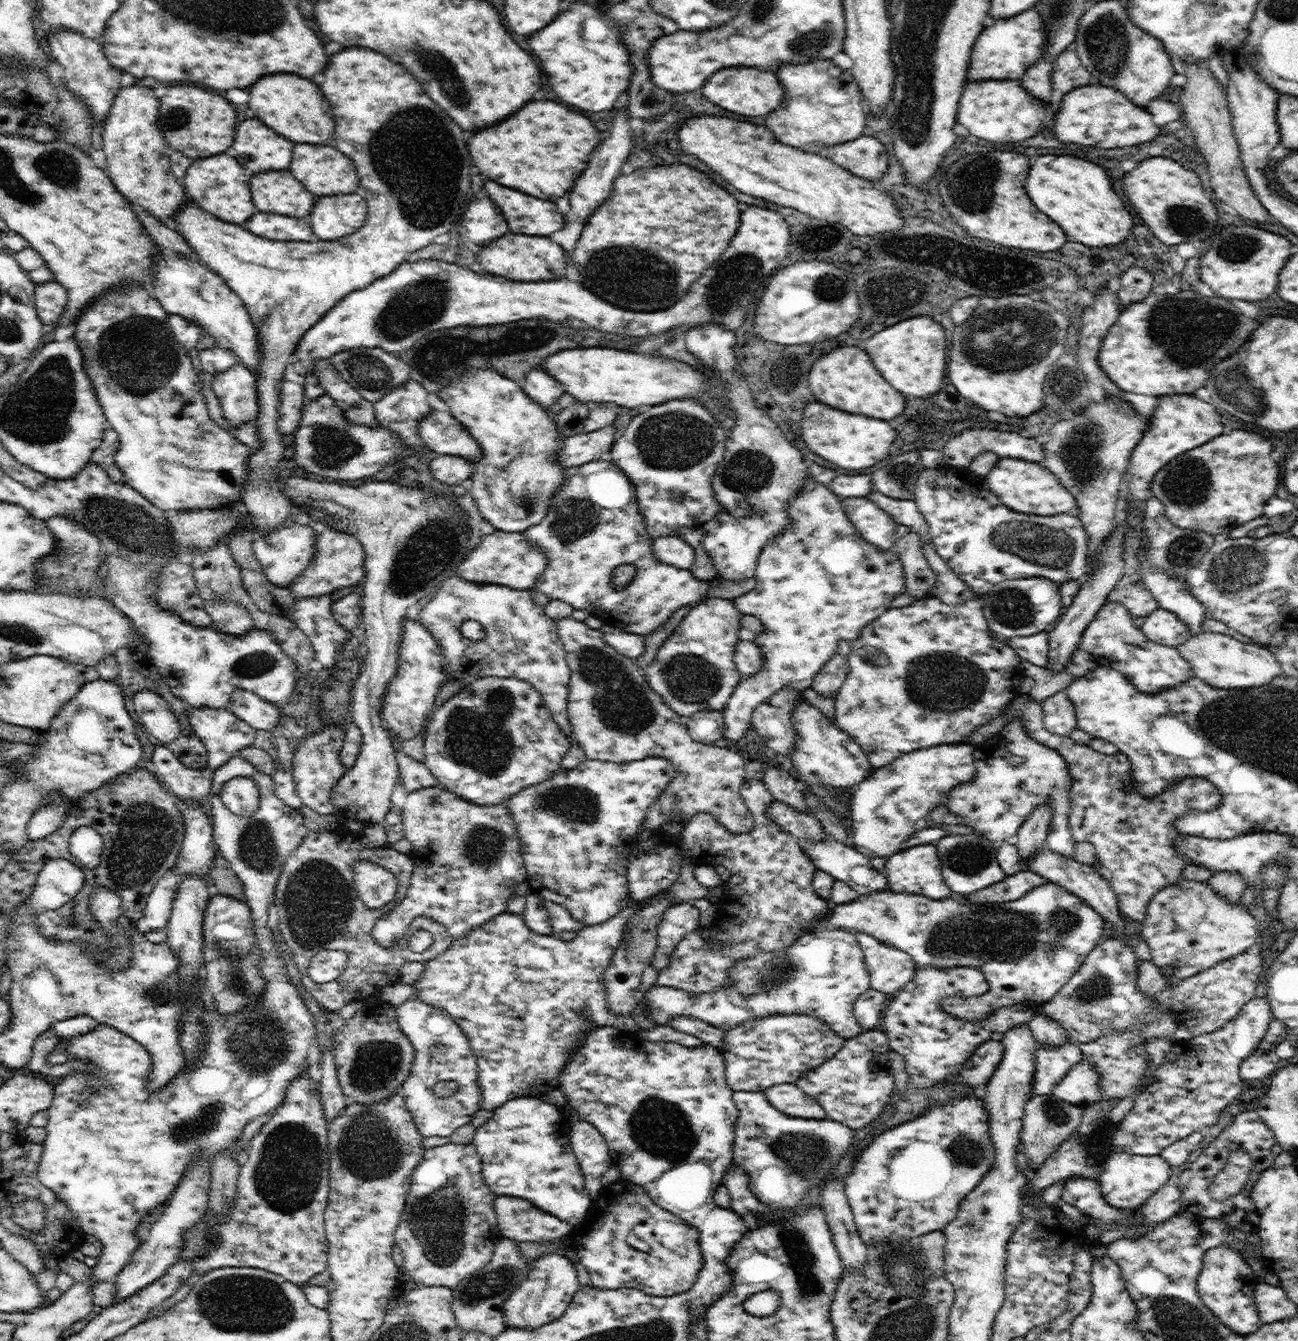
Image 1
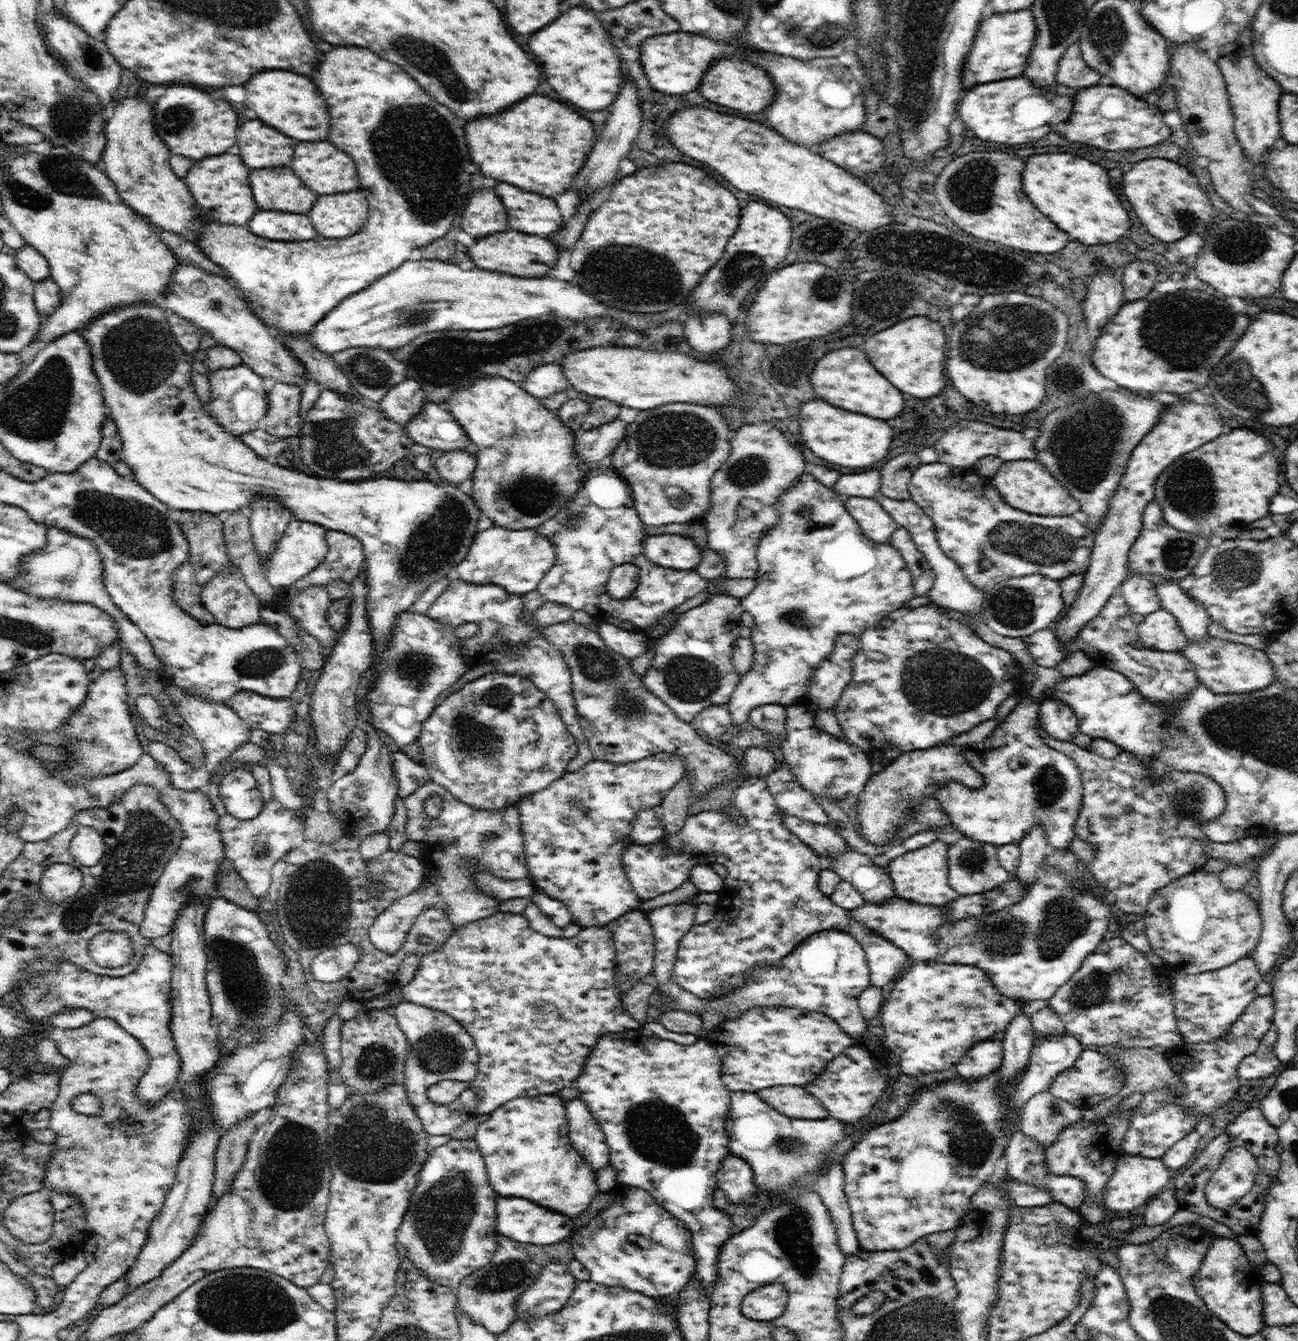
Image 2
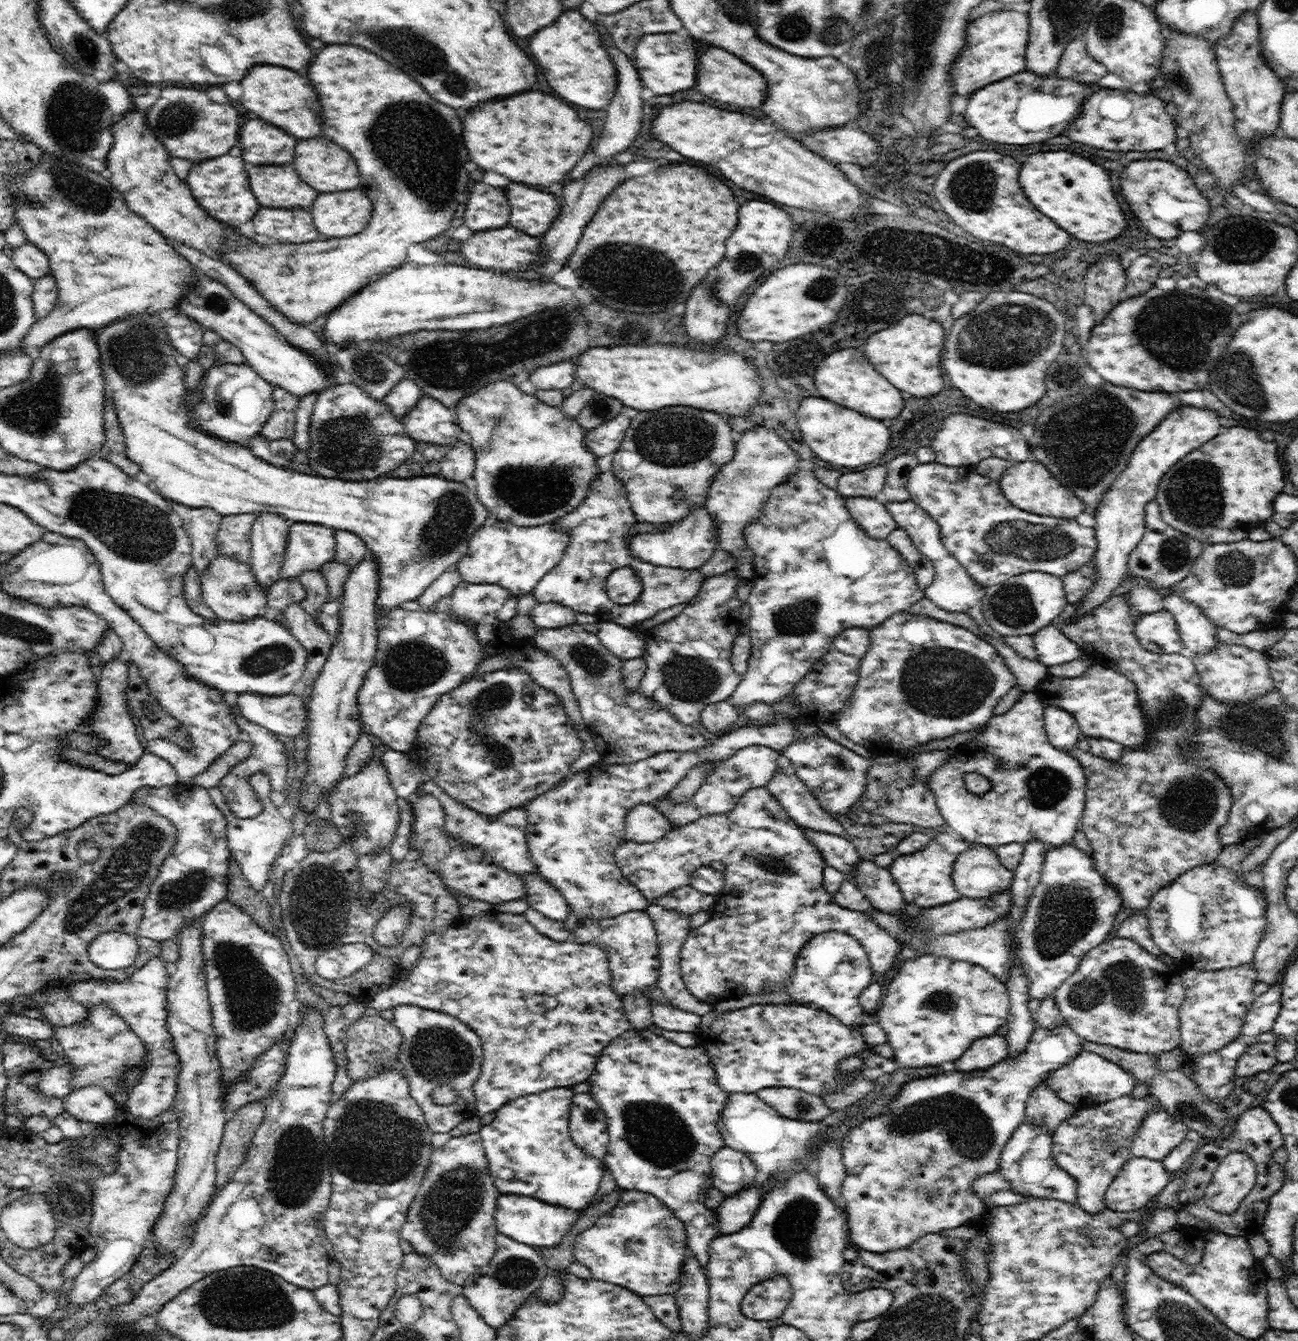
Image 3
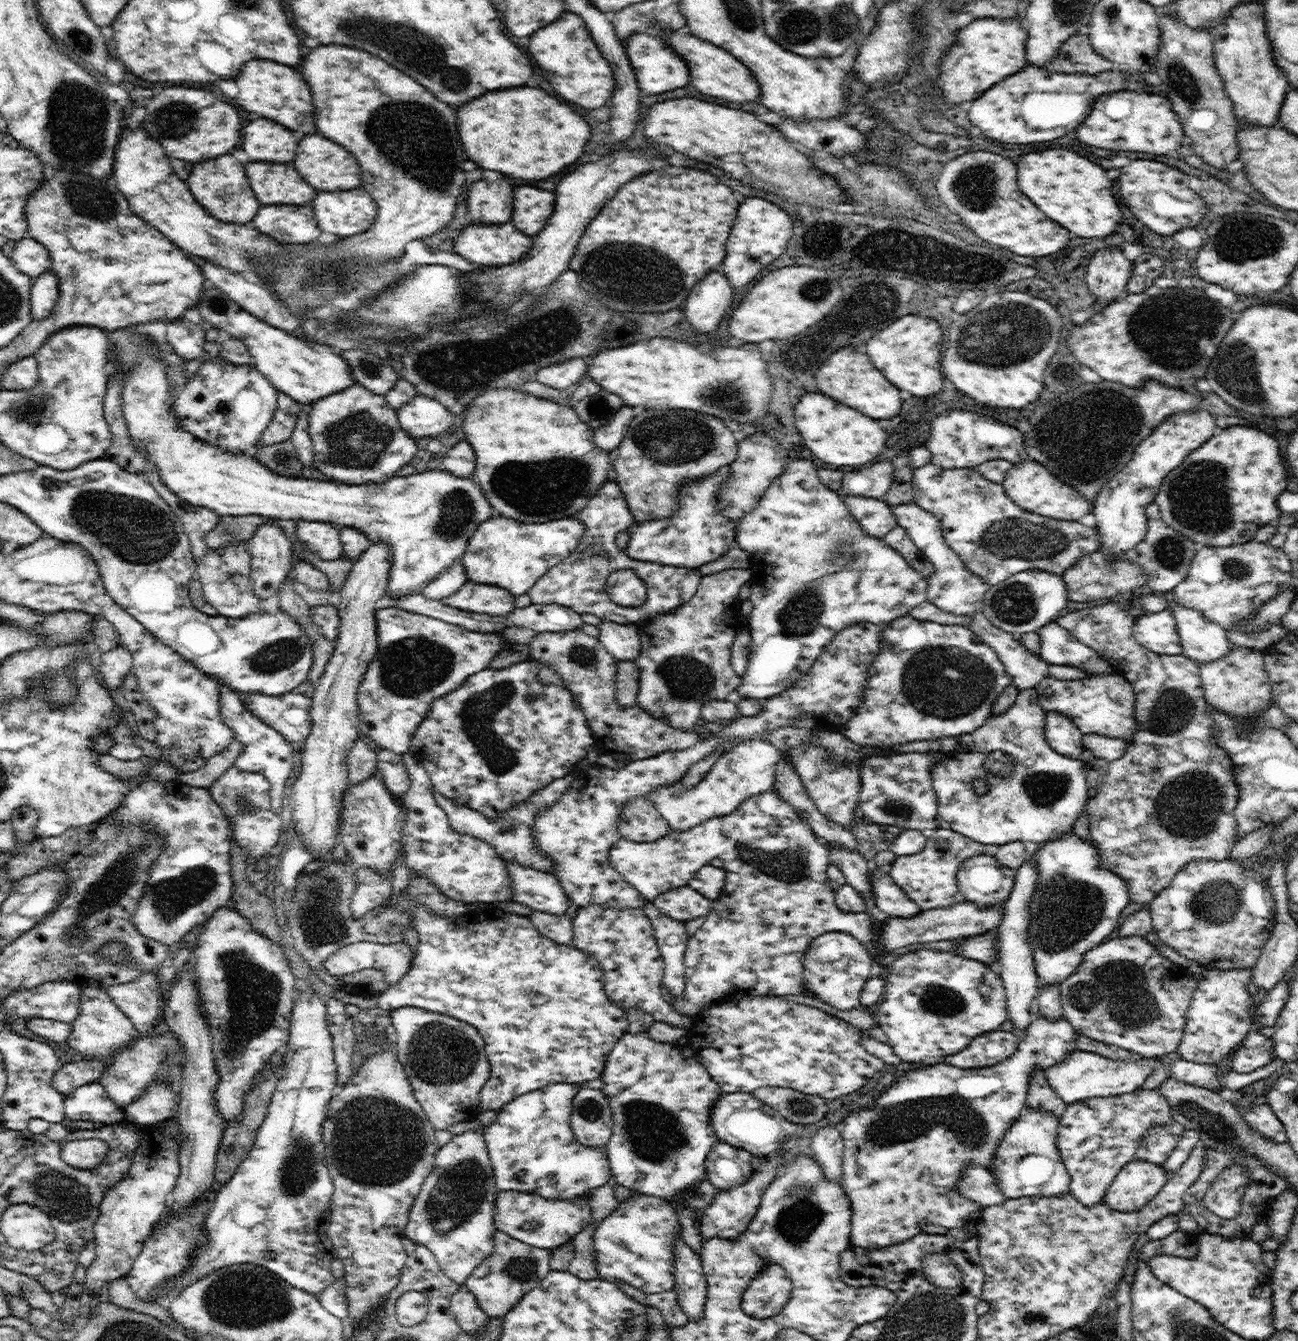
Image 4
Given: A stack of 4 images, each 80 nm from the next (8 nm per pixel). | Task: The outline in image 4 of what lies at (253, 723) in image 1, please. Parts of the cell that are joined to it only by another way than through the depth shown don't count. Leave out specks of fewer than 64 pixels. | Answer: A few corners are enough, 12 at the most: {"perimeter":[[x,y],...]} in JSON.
{"perimeter":[[309,691],[246,694],[246,706],[288,741],[311,733]]}

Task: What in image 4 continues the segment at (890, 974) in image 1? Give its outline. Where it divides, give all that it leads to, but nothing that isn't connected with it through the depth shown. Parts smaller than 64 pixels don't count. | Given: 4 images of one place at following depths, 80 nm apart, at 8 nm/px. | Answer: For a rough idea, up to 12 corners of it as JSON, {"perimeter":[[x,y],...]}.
{"perimeter":[[776,791],[609,861],[648,900],[714,858],[726,884],[689,938],[678,1013],[803,995],[826,932],[883,968],[844,912],[829,848]]}

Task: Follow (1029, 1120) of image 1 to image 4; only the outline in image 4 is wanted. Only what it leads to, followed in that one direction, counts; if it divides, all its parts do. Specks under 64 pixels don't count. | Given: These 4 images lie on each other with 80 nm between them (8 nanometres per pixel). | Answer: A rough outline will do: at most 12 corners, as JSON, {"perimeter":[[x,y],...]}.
{"perimeter":[[1049,1071],[1031,1072],[1026,1108],[1060,1118],[1067,1104],[1049,1086]]}

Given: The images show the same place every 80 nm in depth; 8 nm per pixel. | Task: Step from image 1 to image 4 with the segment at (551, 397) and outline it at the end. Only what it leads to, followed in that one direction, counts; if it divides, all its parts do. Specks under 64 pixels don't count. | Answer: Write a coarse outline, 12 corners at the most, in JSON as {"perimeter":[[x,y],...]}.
{"perimeter":[[571,358],[536,372],[536,381],[562,390],[580,382],[588,360]]}

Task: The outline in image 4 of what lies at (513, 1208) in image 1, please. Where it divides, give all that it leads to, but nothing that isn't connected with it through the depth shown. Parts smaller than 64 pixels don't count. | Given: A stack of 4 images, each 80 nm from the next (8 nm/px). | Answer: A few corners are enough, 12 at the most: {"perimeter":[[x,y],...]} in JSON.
{"perimeter":[[497,1194],[496,1231],[554,1249],[593,1223],[586,1198]]}

